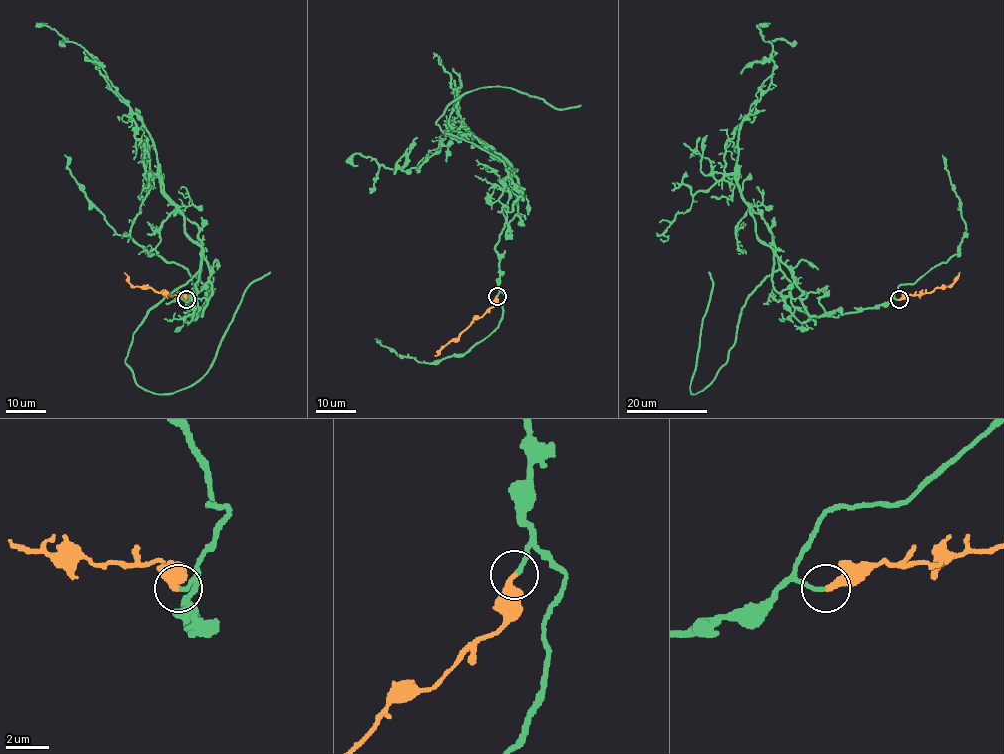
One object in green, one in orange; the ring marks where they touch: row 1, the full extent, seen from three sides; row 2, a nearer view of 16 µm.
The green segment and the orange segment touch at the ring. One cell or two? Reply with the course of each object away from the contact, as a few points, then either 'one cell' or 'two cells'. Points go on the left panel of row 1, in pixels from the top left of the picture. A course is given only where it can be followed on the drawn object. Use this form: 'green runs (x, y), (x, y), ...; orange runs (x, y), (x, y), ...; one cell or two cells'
green runs (186, 299), (197, 316), (200, 270), (132, 335), (125, 364), (156, 394), (202, 377), (244, 290), (269, 272); orange runs (186, 299), (183, 295), (133, 286), (124, 272); one cell

